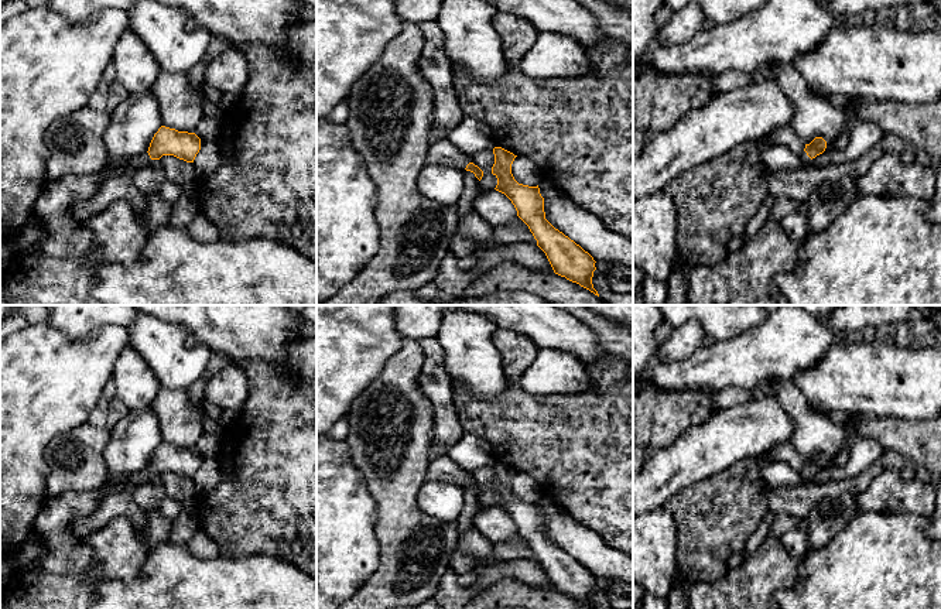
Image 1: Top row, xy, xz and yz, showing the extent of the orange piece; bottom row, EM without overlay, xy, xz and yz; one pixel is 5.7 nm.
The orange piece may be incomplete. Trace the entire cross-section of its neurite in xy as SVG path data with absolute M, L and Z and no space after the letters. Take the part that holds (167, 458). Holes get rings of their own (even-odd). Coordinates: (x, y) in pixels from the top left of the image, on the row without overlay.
M161 442L154 451L148 468L138 473L127 476L129 486L143 486L153 476L160 476L162 472L174 472L187 479L194 479L201 466L201 455L195 449L178 448Z

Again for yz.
M815 454L810 461L805 461L803 471L804 483L810 482L811 476L822 471L827 465L827 458L822 454Z

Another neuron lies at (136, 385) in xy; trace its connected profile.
M127 345L113 370L112 380L116 384L117 398L129 410L150 407L157 393L162 389L151 367Z

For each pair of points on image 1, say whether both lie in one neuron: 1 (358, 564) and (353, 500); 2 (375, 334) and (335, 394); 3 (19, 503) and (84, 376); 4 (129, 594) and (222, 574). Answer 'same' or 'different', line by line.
1: same
2: same
3: same
4: same

